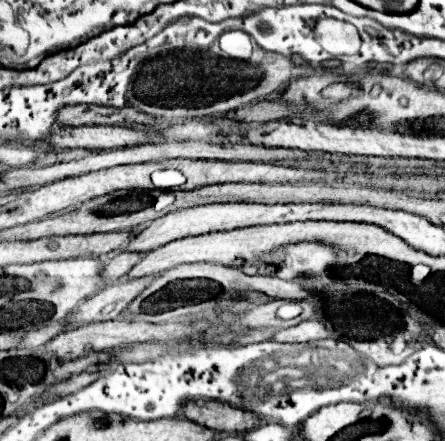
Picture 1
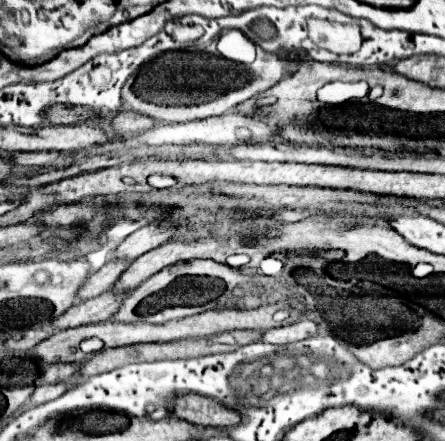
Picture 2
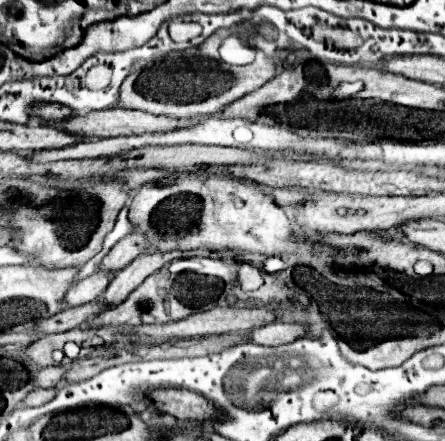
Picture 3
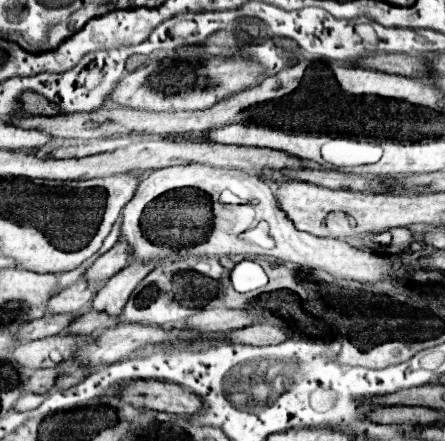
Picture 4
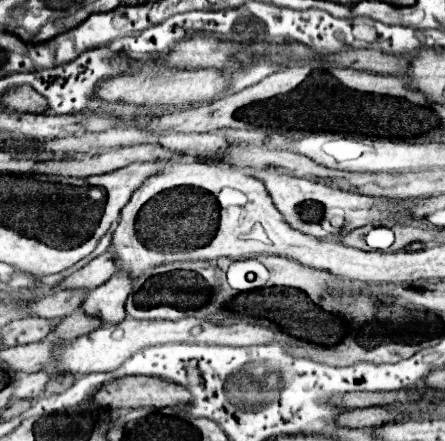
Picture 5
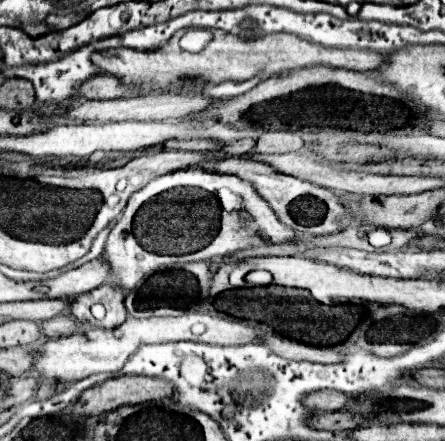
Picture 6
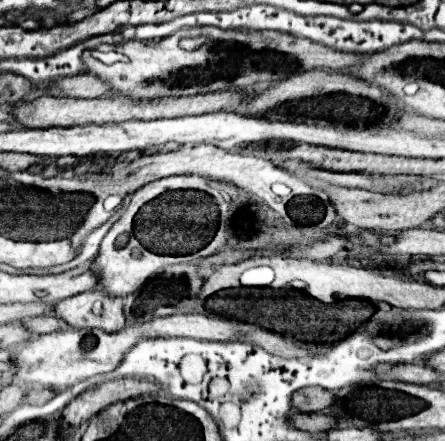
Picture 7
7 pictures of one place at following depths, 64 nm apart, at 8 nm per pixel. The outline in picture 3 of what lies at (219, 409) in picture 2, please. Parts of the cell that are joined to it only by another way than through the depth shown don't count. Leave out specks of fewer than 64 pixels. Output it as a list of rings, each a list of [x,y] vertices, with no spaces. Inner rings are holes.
[[[154,390],[152,400],[160,412],[170,414],[178,420],[208,422],[220,418],[218,410],[208,398],[190,390]]]

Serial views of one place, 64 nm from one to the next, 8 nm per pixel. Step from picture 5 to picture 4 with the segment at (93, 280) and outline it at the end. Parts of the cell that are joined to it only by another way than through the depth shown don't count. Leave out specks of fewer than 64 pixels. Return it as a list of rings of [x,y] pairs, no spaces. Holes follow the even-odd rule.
[[[126,242],[114,244],[114,248],[110,248],[106,254],[102,254],[102,256],[88,268],[84,280],[106,282],[110,276],[114,276],[116,272],[120,272],[122,268],[126,268],[126,264],[130,262],[130,254],[132,254],[132,248],[130,248]]]

